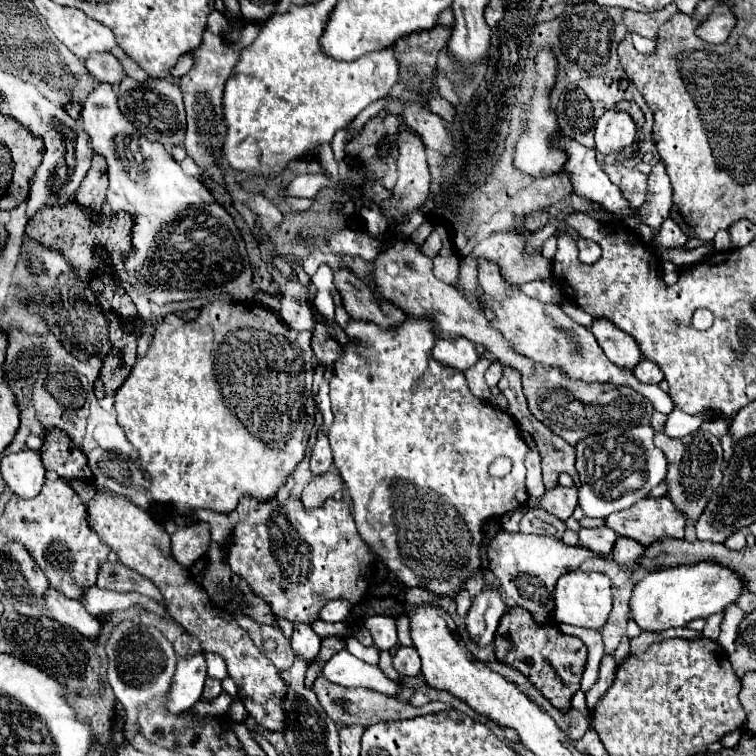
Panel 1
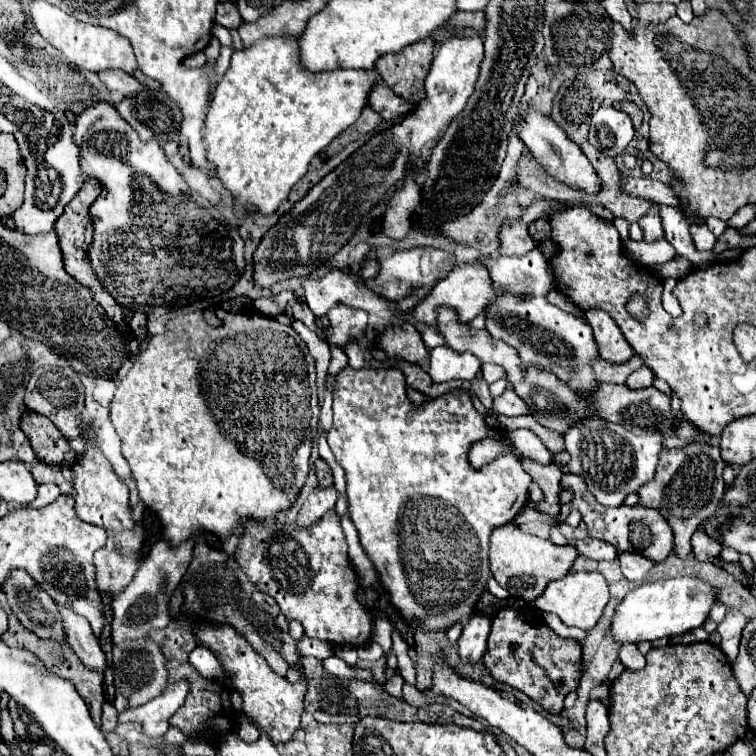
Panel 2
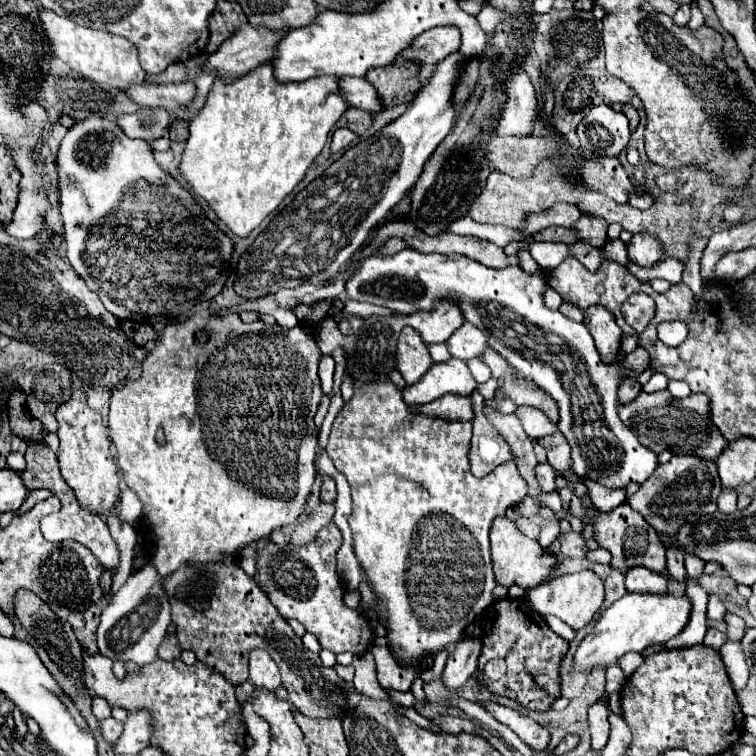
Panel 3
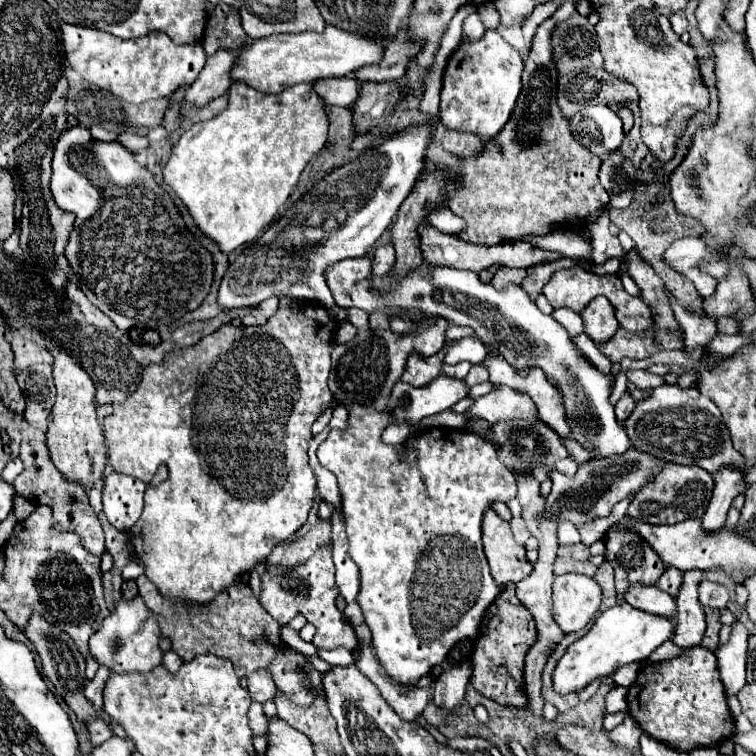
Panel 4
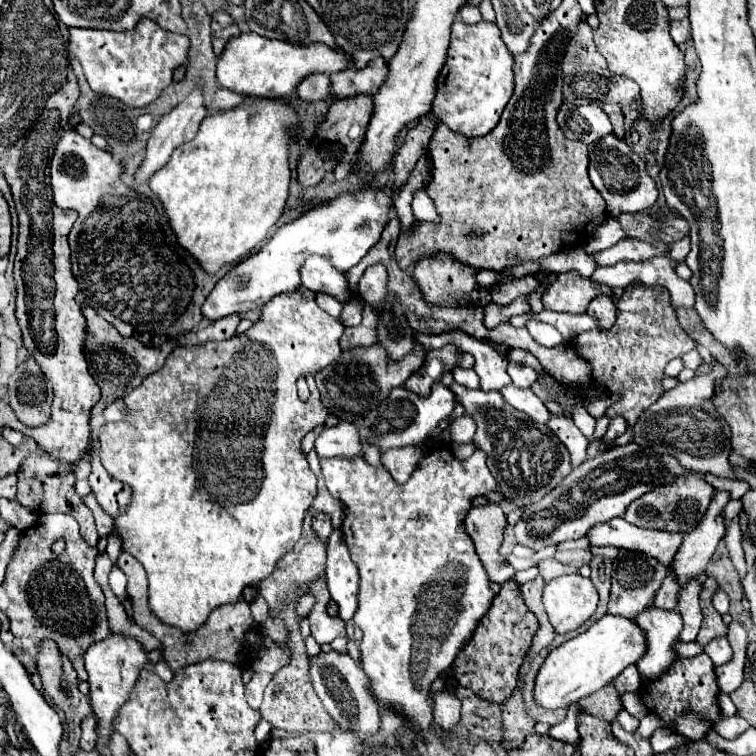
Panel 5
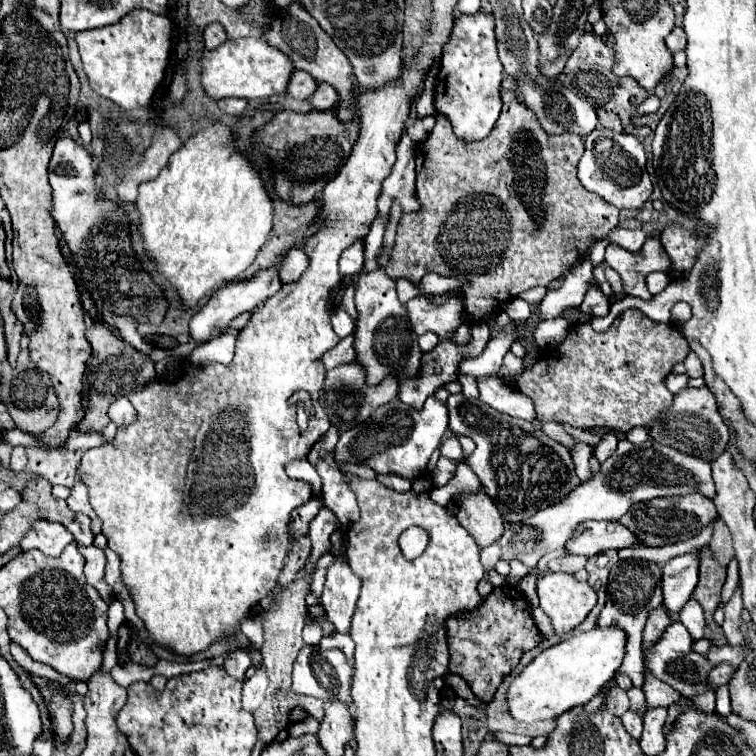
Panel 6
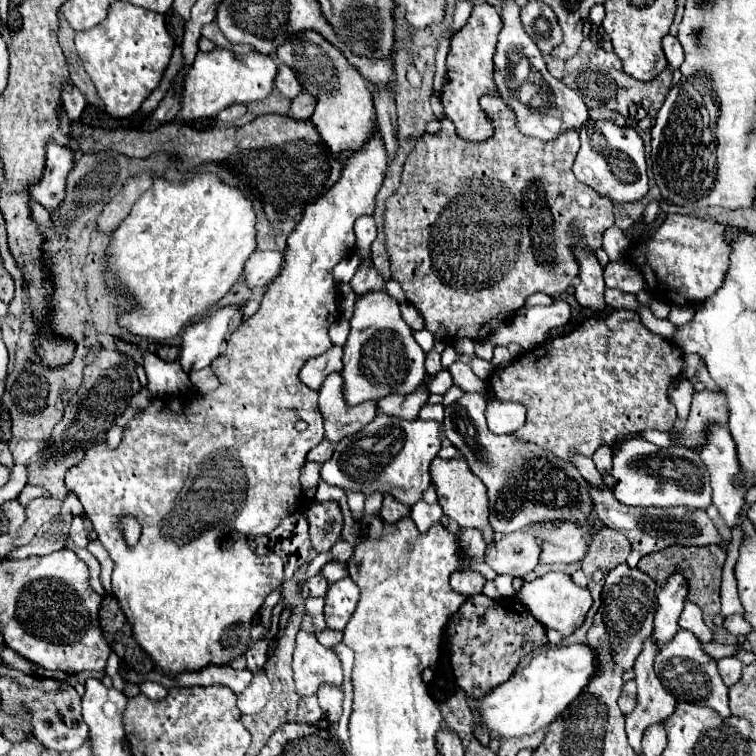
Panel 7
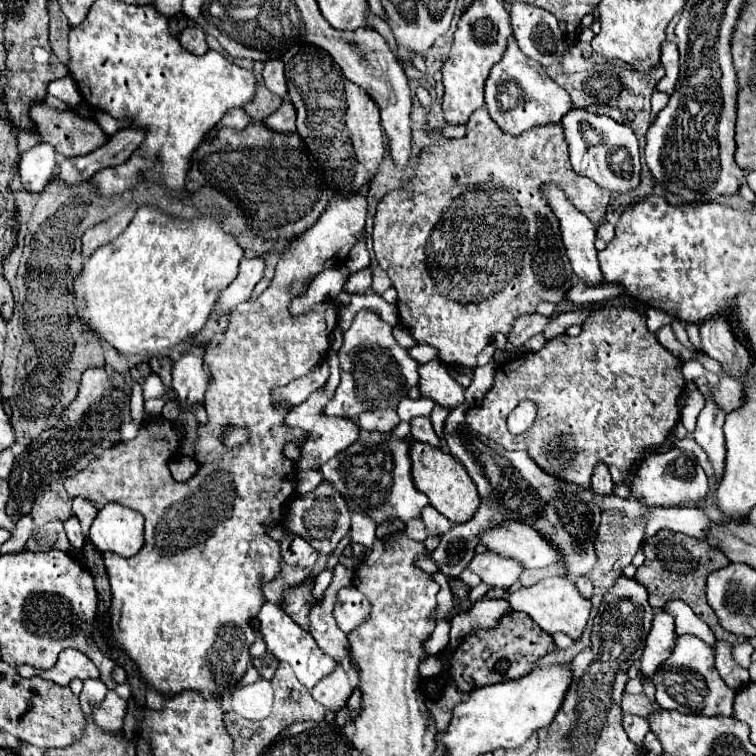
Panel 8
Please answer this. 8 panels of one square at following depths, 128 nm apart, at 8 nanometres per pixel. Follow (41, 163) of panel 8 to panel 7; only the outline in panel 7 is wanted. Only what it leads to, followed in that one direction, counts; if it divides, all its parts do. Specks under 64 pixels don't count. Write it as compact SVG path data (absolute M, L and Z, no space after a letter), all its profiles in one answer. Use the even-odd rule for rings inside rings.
M56 142L48 144L48 156L46 156L46 168L42 182L32 188L32 198L40 202L46 210L56 210L66 194L66 178L70 170L74 168L74 150L64 148ZM48 198L50 200L44 200Z

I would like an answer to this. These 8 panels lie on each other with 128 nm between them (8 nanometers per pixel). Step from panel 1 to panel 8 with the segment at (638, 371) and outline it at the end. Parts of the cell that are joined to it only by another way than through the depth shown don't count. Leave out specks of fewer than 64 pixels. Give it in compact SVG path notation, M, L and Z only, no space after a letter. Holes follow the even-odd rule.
M598 462L594 466L594 474L592 474L592 490L594 494L610 494L612 492L612 478L610 478L610 470L604 462Z

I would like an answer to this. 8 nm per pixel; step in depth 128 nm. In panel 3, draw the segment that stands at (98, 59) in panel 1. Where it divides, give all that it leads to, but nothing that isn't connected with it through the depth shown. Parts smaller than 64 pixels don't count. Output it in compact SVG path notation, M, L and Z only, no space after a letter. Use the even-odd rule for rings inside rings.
M144 82L138 86L128 86L124 92L136 104L162 106L168 112L172 112L176 106L190 104L192 98L196 96L196 88L192 82L184 82L184 84L148 84Z

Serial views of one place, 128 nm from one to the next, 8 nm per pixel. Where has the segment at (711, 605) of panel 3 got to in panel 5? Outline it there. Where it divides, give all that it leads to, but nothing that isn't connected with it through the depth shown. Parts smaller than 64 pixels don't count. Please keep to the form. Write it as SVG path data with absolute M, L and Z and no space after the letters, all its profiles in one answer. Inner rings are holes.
M718 588L718 590L712 594L712 604L714 604L714 608L716 608L720 614L726 614L726 612L728 612L728 606L730 606L728 594L726 594L722 588Z

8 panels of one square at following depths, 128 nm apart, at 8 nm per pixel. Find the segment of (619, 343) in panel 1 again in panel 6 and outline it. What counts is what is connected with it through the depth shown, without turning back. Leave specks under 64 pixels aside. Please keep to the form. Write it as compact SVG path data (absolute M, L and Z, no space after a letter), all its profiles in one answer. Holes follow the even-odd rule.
M590 288L584 296L584 302L580 304L580 310L590 316L606 316L610 312L610 300L602 294L602 290Z

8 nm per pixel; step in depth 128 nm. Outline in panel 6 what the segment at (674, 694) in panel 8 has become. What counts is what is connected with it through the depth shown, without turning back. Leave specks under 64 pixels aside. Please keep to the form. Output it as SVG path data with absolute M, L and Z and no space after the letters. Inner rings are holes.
M672 622L662 632L662 636L654 642L654 646L650 648L650 652L646 656L646 668L658 680L670 684L682 696L690 698L690 696L696 696L696 694L708 690L706 678L708 678L708 672L710 672L712 666L710 666L710 662L704 656L700 656L700 654L696 654L692 650L692 638L690 638L688 630L682 626L682 622ZM720 686L720 688L716 690L716 712L722 714L722 716L726 716L726 714L732 712L732 708L730 708L730 692L728 692L728 686Z

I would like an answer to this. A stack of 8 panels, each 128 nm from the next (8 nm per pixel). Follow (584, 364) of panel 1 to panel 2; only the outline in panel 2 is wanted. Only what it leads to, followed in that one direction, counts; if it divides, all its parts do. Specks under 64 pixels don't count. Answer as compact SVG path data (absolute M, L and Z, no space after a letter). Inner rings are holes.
M634 354L624 364L612 364L612 362L606 362L604 358L596 358L592 362L592 370L598 382L610 382L610 384L624 384L626 378L640 366L642 366L642 358L638 354Z

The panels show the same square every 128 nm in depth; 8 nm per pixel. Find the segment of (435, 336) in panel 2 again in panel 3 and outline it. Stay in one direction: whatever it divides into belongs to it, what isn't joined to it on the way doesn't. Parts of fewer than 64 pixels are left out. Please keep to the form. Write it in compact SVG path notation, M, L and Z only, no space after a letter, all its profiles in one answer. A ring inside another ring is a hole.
M444 342L442 344L434 344L434 346L428 346L428 352L430 352L430 356L432 356L434 362L442 362L442 360L448 360L450 358L450 352L448 352L448 348L446 348Z

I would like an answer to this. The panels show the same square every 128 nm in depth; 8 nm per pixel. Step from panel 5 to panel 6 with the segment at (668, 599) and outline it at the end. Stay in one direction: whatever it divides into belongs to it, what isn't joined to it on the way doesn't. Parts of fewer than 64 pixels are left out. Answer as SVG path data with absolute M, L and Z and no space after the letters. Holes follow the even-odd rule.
M658 606L650 612L650 618L646 622L646 628L644 628L644 650L654 644L654 640L658 640L658 636L664 632L664 628L672 622L670 614L666 614L666 608L664 606Z

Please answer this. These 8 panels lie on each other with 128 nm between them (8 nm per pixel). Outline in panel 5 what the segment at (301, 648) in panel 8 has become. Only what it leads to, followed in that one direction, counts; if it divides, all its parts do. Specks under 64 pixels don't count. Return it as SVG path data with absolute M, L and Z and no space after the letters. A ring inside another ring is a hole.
M322 652L316 658L310 658L310 678L316 694L320 696L324 708L334 718L338 728L354 730L366 738L372 738L380 730L380 704L370 694L370 678L366 678L364 670L348 656L340 652Z

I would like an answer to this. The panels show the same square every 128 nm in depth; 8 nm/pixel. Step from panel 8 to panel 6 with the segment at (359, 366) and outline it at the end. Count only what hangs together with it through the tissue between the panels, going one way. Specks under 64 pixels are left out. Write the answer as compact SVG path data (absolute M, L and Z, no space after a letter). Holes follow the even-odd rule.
M384 268L370 274L358 274L356 278L356 308L360 318L356 320L356 360L366 366L368 384L378 384L386 374L398 374L400 380L416 376L420 368L422 350L418 336L406 318L406 306L396 296L396 282L386 276Z

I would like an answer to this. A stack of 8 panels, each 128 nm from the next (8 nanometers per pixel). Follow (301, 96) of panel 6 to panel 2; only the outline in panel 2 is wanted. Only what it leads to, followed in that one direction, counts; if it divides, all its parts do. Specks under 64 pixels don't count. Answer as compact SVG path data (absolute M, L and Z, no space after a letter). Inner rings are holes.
M380 76L376 78L376 88L372 88L368 104L384 120L396 120L396 122L400 122L402 118L406 118L406 114L410 114L414 110L414 104L410 104L410 102L402 100L398 94L394 94L394 90L390 90Z

